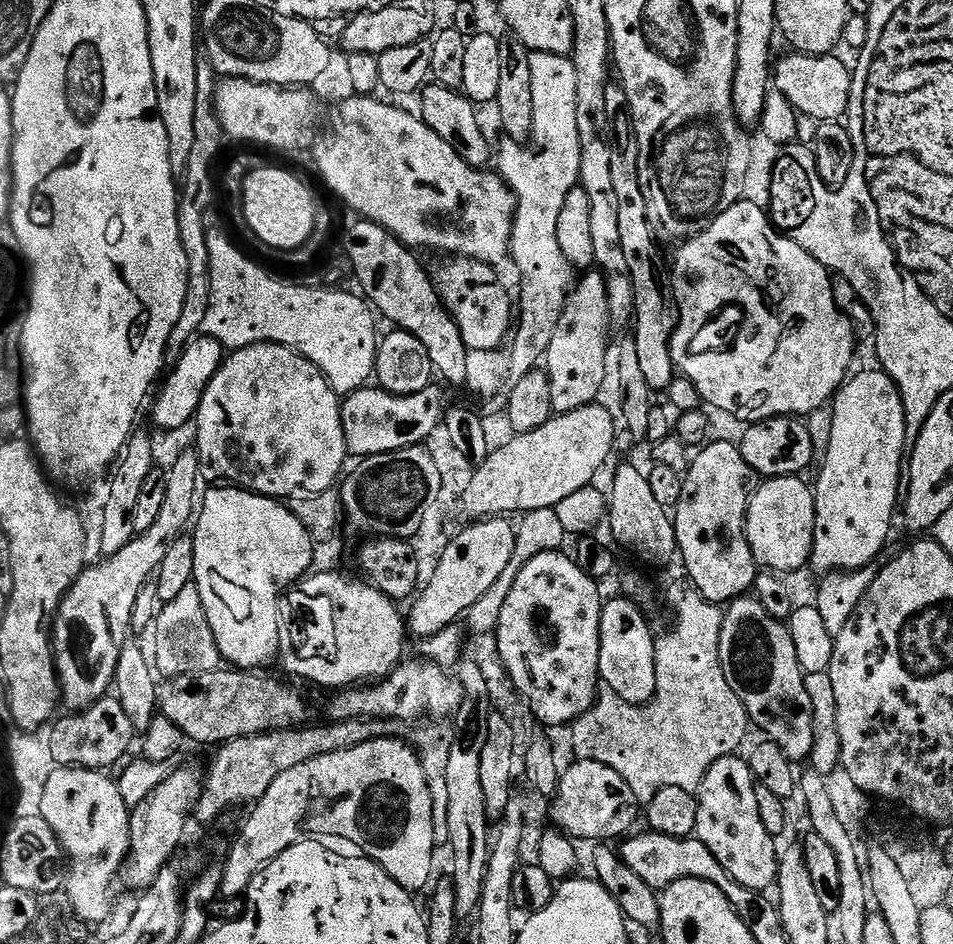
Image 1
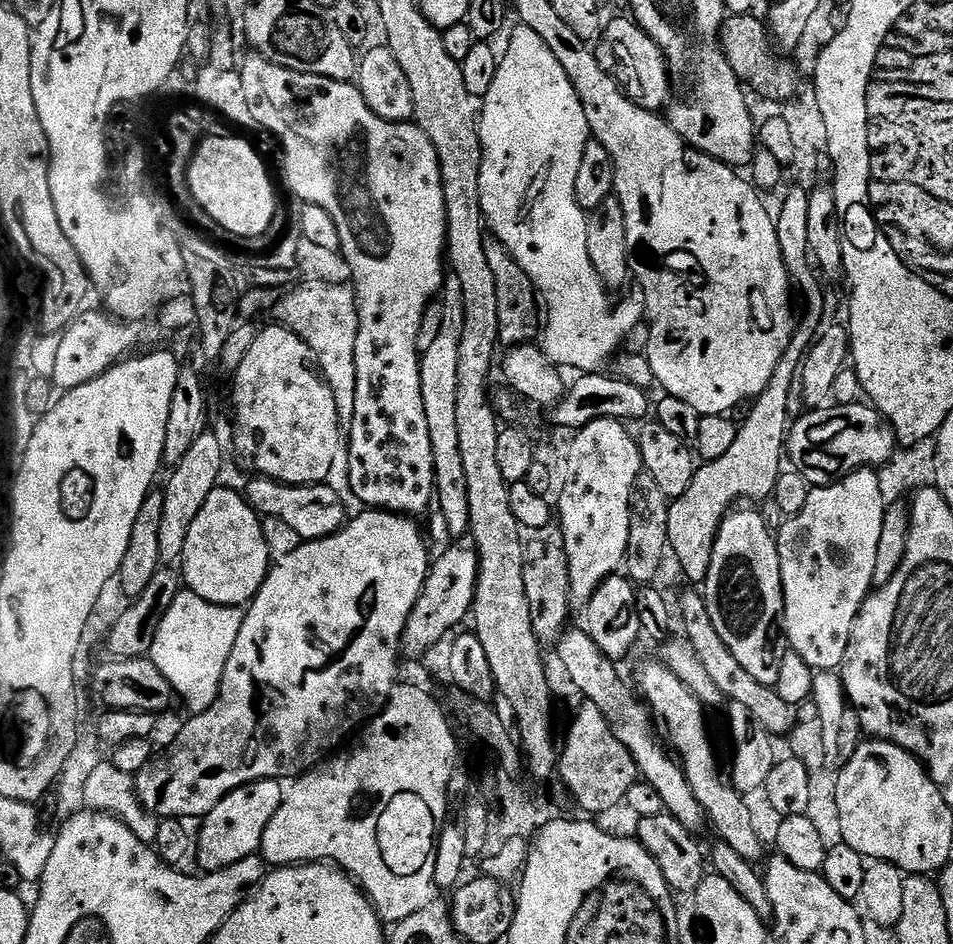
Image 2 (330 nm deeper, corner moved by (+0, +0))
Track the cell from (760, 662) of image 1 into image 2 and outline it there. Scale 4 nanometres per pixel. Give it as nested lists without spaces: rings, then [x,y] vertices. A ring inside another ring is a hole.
[[[748,508],[729,512],[721,522],[702,595],[714,629],[742,669],[758,682],[775,686],[780,662],[772,645],[772,631],[777,631],[784,611],[782,566],[774,532],[767,528],[759,511]]]

